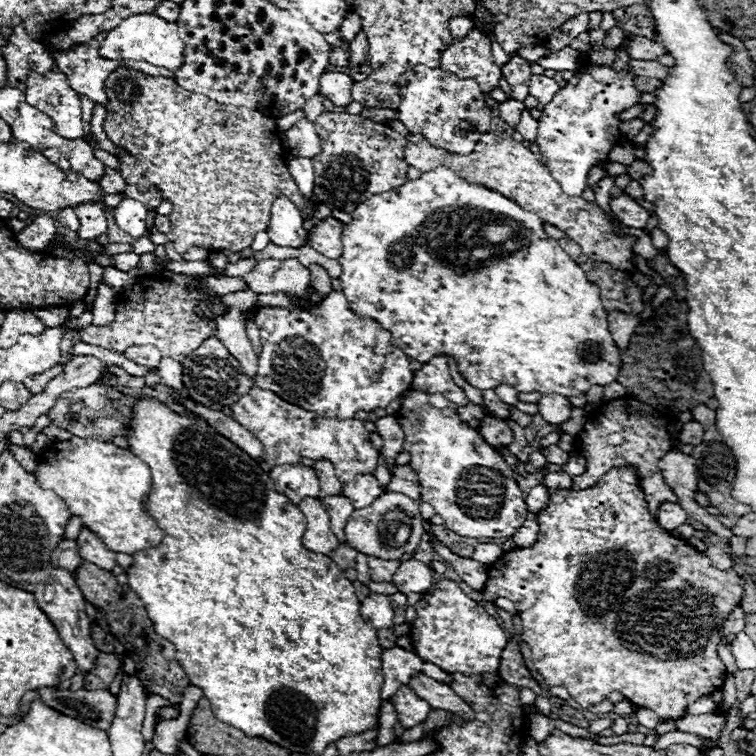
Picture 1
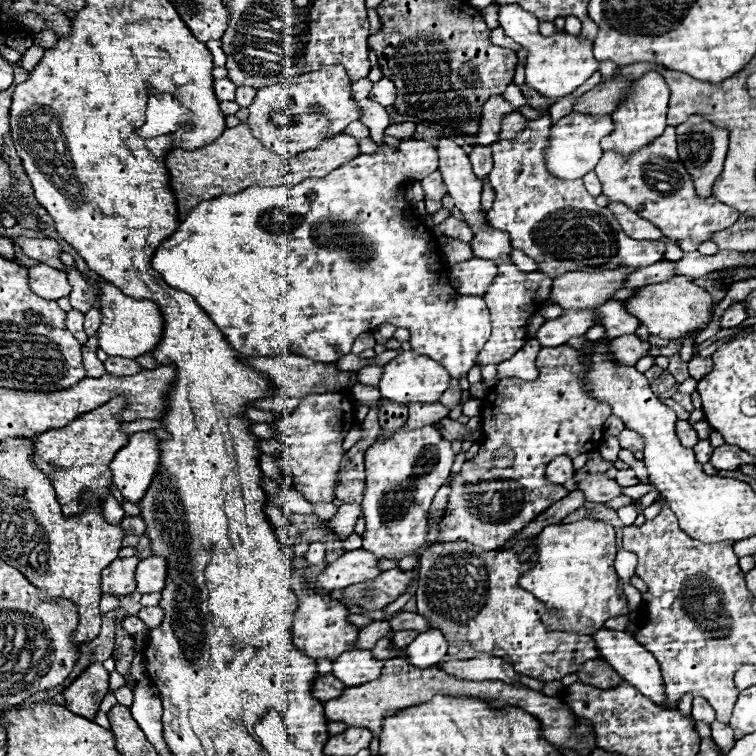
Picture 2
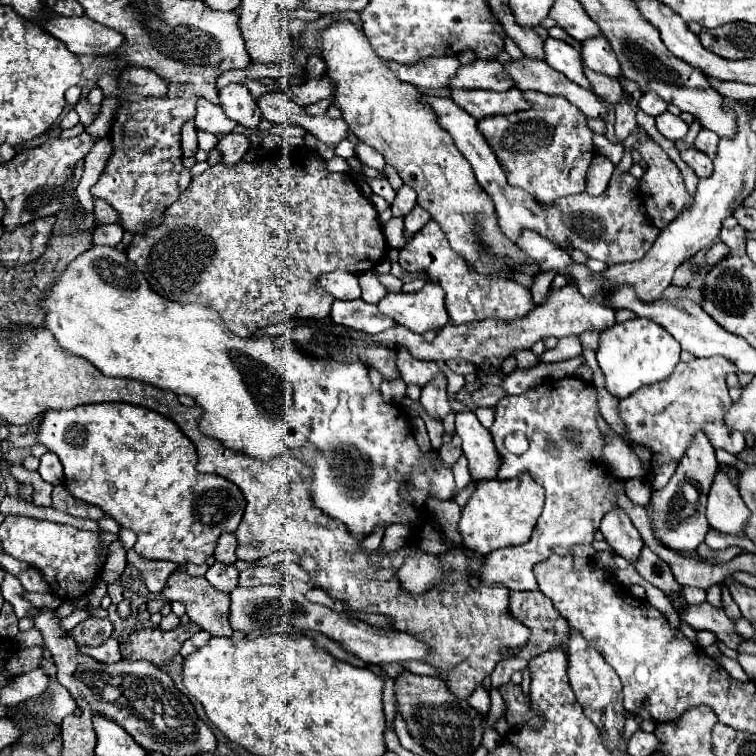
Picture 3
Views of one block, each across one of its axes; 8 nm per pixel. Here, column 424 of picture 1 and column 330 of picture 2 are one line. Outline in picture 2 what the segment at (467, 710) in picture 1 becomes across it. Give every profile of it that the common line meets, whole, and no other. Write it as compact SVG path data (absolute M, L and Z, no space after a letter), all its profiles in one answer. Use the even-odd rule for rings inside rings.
M318 676L314 682L314 688L312 688L312 694L320 702L324 702L324 700L334 700L336 696L340 696L340 692L344 692L344 688L346 686L334 676Z

